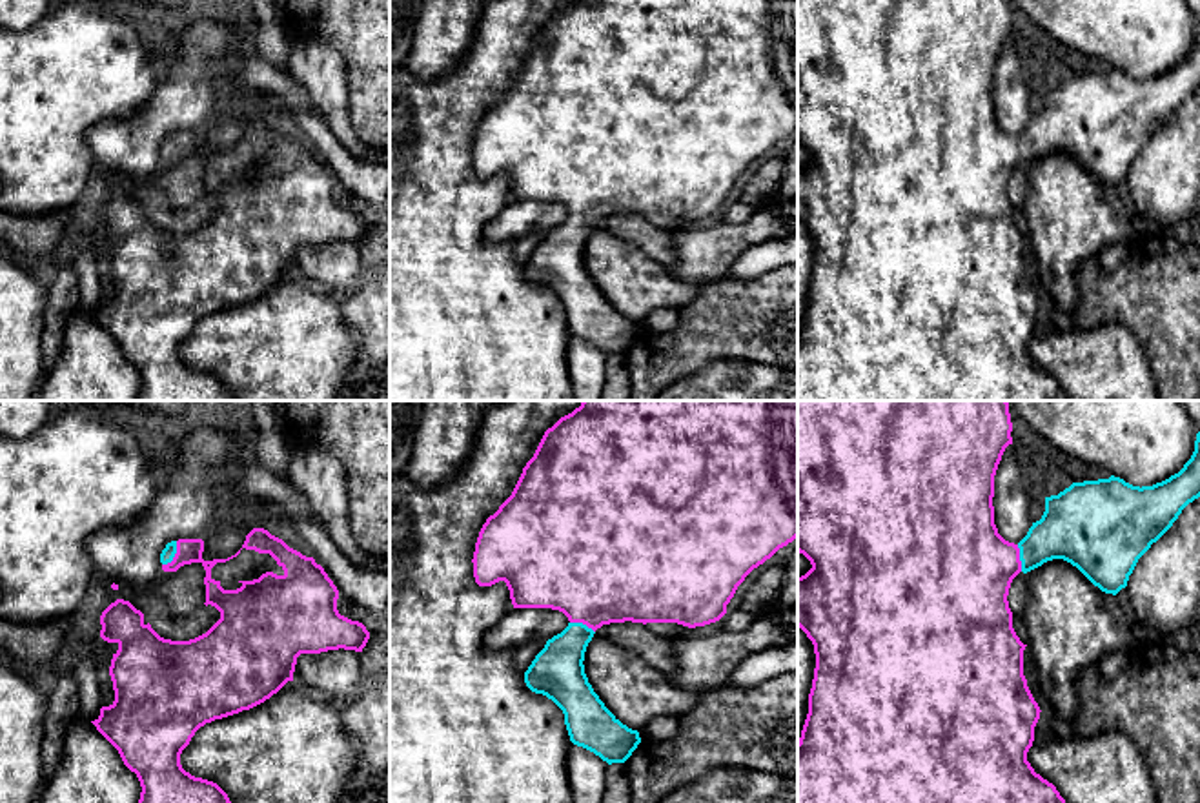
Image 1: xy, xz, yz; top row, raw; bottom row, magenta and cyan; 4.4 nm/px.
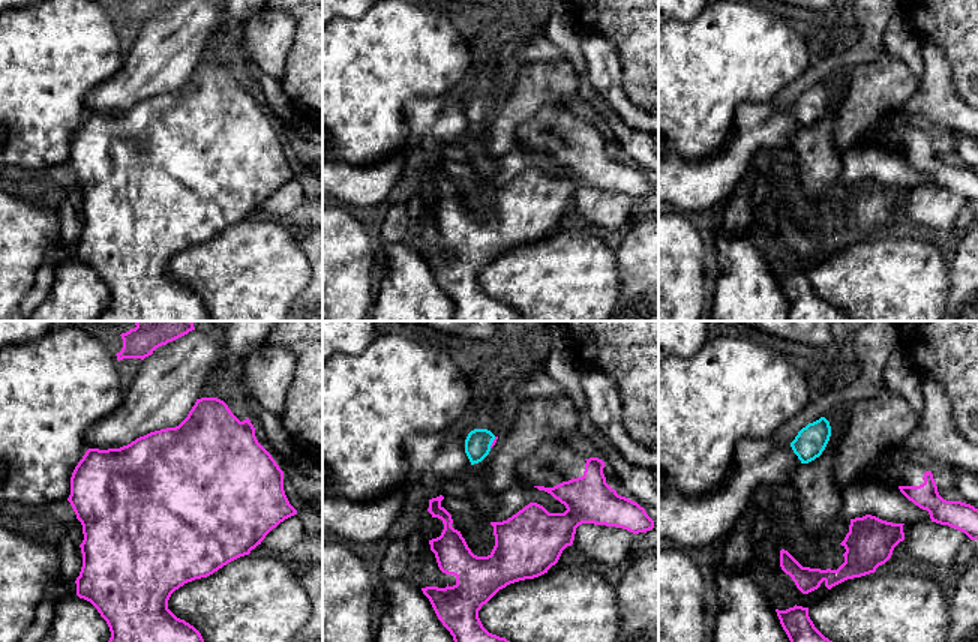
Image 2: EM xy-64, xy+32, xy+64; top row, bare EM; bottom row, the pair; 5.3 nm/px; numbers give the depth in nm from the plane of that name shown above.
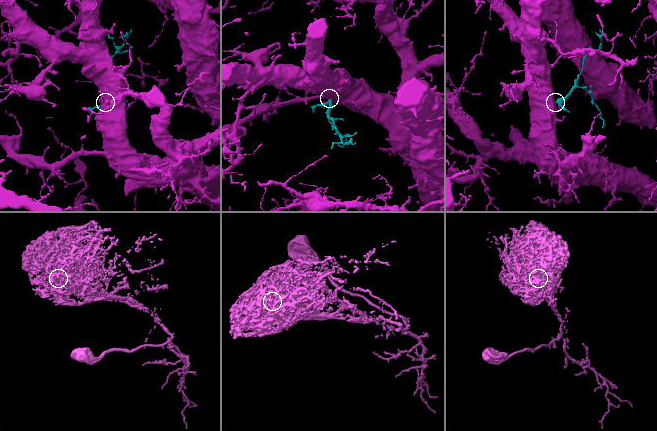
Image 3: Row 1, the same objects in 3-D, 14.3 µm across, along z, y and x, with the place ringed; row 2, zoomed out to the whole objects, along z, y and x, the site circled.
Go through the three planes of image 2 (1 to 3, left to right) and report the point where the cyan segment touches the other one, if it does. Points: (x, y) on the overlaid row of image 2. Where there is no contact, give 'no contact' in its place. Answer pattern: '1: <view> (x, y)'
1: no contact
2: xy+32 (492, 443)
3: no contact

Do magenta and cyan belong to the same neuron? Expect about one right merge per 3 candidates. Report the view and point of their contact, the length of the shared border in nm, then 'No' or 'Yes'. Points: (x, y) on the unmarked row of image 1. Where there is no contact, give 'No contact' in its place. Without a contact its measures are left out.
Touches magenta at xy (175, 148). Shared border 130 nm. Yes

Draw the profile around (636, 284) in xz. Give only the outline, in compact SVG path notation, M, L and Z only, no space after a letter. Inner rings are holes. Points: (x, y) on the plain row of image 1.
M601 226L588 235L583 257L605 299L637 324L654 310L686 306L699 291L697 284L672 277L665 264Z

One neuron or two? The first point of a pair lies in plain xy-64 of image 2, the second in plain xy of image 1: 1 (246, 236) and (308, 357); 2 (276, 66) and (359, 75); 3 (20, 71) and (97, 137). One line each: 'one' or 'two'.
1: one
2: two
3: two

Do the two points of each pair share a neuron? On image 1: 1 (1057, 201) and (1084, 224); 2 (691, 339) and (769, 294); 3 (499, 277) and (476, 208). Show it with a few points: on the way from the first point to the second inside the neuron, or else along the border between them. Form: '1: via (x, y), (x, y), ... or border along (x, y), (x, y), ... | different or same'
1: via (1064, 206), (1077, 217) | same
2: via (711, 328), (725, 319), (749, 314) | same
3: via (483, 261), (472, 250), (472, 224) | same

